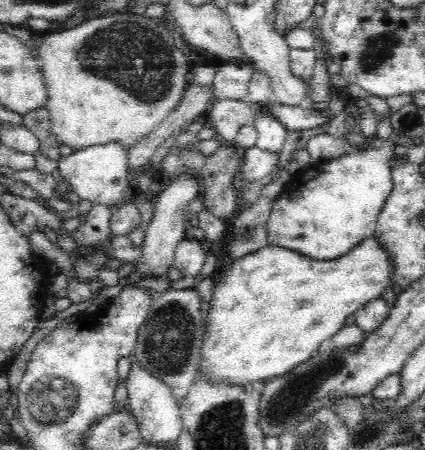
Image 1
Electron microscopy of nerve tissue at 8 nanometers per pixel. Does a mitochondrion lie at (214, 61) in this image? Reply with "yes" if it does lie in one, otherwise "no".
no

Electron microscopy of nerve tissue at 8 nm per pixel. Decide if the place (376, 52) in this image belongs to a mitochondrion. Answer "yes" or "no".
yes

